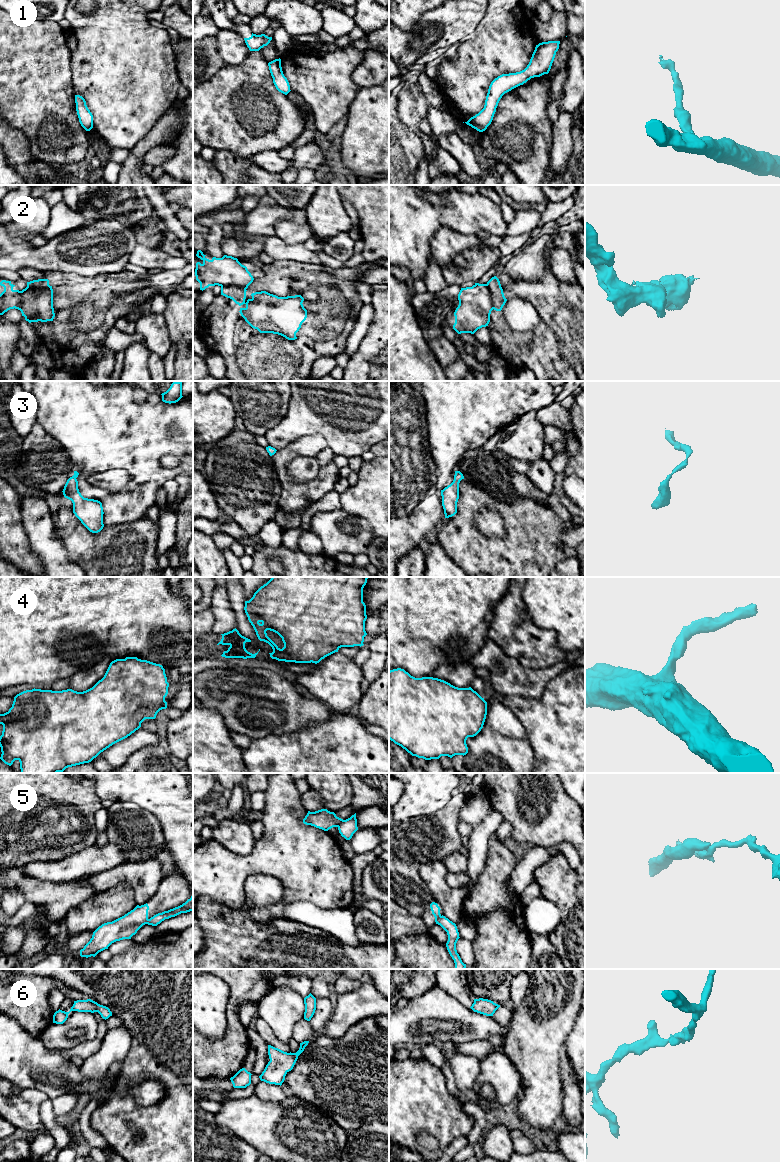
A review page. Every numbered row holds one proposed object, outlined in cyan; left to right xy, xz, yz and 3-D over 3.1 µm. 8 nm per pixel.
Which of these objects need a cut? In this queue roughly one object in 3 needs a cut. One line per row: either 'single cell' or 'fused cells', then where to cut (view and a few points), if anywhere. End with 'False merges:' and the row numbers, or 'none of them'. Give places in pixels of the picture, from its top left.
1: single cell; cut none
2: fused cells; cut xz (221, 286), (241, 286), (245, 289)
3: single cell; cut none
4: single cell; cut none
5: fused cells; cut yz (441, 916), (436, 923)
6: single cell; cut none
False merges: 2, 5

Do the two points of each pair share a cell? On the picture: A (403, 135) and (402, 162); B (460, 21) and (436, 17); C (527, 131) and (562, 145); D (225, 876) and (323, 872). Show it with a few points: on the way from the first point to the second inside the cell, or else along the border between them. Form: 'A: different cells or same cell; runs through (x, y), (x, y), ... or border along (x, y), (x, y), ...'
A: same cell; runs through (402, 142), (402, 155)
B: same cell; runs through (454, 21), (442, 21)
C: different cells; border along (552, 123), (551, 165)
D: same cell; runs through (249, 865), (299, 865)

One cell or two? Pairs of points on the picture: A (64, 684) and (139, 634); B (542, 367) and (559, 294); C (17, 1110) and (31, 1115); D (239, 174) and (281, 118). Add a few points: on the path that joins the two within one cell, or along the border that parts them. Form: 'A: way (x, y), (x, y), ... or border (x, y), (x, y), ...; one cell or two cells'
A: border (68, 678), (60, 678), (50, 684); two cells
B: way (555, 349), (555, 340), (559, 336), (559, 312); one cell
C: way (20, 1113), (28, 1115); one cell
D: border (227, 150), (240, 156), (249, 157); two cells

